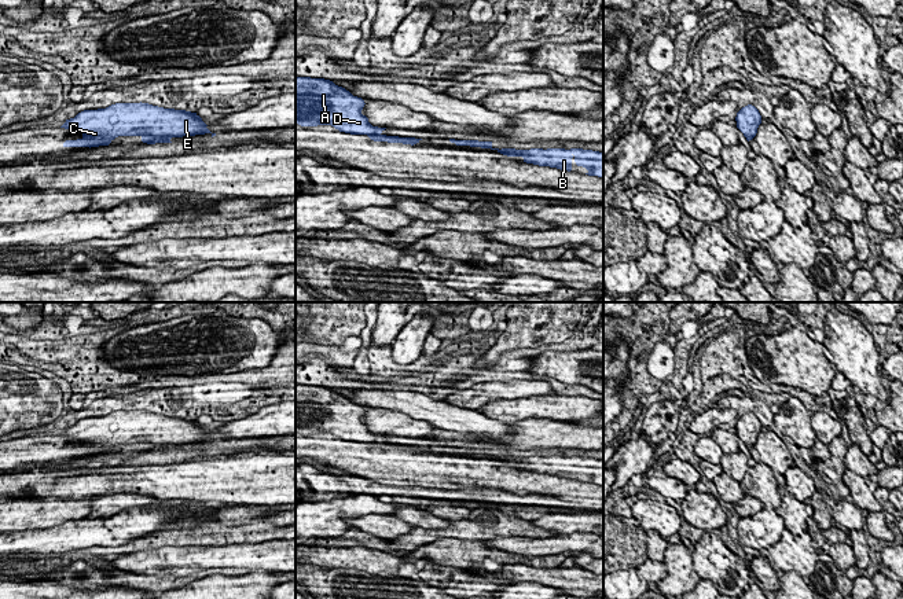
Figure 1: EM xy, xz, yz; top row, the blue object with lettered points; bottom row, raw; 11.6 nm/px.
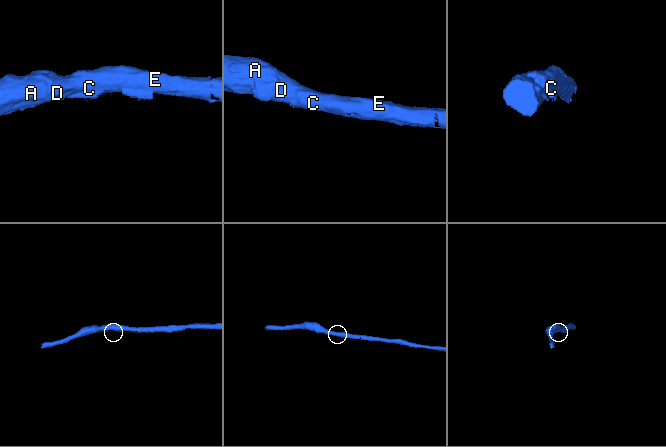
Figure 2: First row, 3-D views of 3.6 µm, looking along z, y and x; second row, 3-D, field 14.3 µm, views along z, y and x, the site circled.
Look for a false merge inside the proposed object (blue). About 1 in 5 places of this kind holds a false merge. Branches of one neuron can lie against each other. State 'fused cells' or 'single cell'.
single cell

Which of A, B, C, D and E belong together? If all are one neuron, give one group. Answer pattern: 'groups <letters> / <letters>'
groups A B C D E

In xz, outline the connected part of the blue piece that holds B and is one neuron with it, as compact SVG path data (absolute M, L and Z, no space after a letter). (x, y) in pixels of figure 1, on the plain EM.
M449 447L456 453L470 453L496 457L498 460L507 464L522 464L524 470L539 474L550 474L561 478L572 478L572 470L577 474L586 475L588 484L603 485L603 460L583 457L583 456L531 456L531 457L515 457L515 456L493 456L492 449L478 448L455 448Z

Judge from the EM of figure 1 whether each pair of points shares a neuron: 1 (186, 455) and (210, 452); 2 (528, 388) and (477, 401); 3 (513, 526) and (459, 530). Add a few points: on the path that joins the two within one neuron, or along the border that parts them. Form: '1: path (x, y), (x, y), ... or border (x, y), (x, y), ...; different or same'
1: path (191, 455), (205, 454); same
2: path (516, 388), (489, 392); same
3: path (499, 530), (473, 532); same

